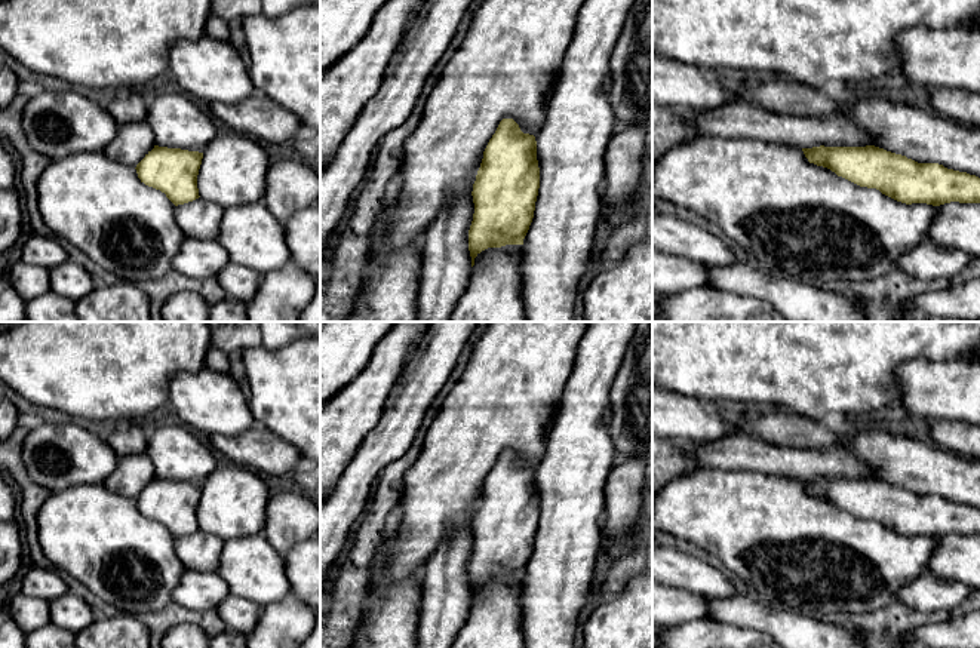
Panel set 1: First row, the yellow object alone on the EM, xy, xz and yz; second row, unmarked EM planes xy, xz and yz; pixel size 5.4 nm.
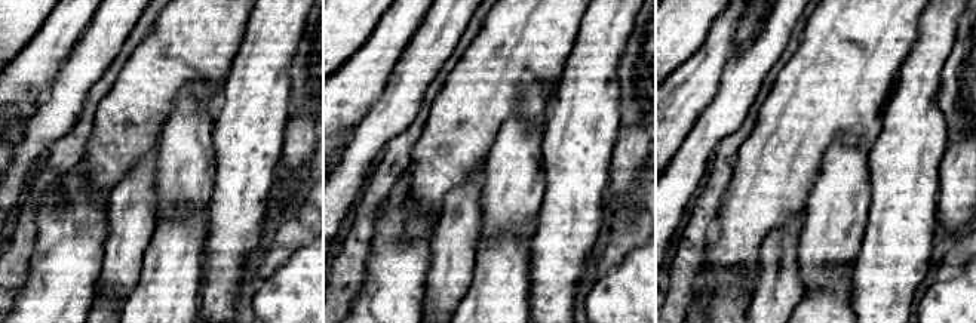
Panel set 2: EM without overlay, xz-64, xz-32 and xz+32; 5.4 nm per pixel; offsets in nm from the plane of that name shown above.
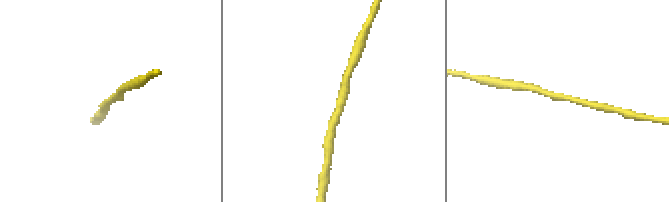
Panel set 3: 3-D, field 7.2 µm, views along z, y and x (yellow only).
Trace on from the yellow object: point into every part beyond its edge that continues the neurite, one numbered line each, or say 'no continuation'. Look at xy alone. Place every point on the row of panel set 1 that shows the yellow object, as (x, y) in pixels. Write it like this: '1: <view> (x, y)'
1: xy (132, 141)

